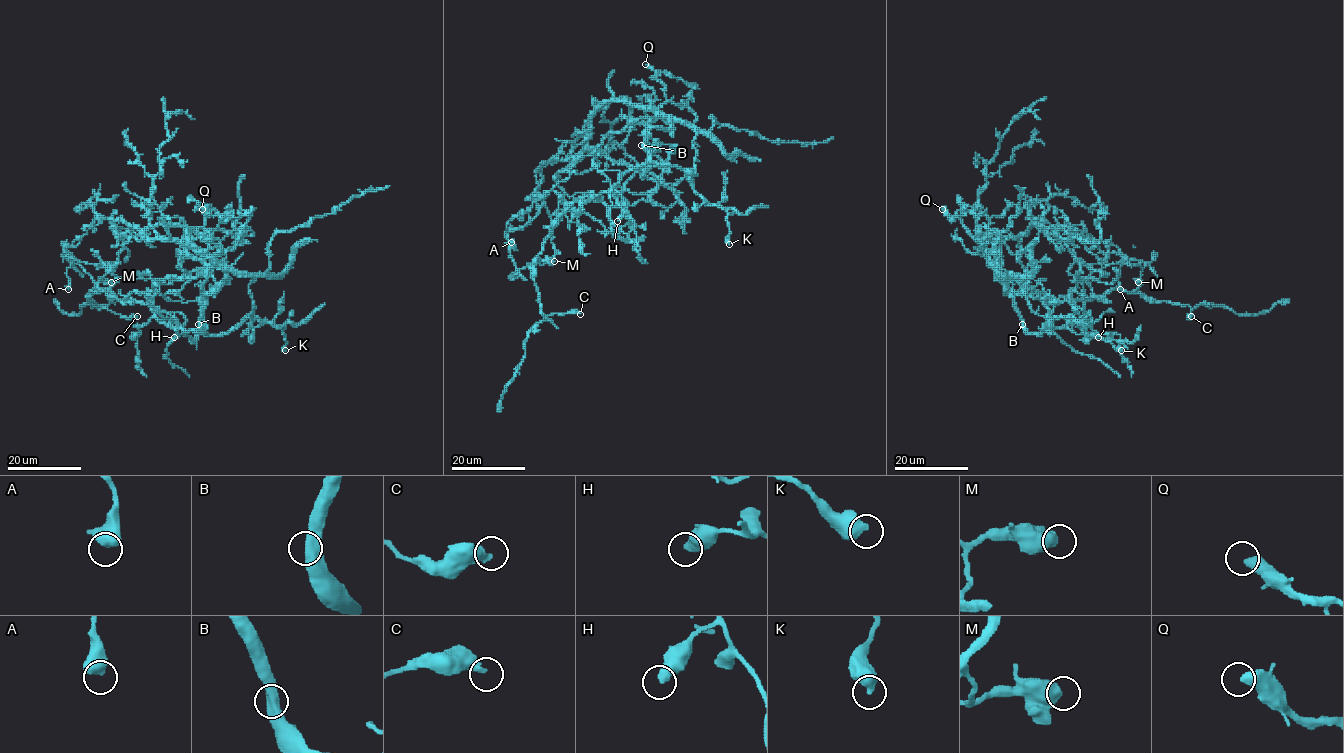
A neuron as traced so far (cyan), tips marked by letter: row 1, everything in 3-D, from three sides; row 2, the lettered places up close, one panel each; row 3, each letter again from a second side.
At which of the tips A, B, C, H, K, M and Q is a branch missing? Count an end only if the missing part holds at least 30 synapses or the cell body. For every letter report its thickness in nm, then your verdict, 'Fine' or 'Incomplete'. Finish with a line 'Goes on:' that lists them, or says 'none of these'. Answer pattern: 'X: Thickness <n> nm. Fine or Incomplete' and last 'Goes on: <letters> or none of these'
A: Thickness 650 nm. Fine
B: Thickness 500 nm. Fine
C: Thickness 440 nm. Fine
H: Thickness 460 nm. Fine
K: Thickness 500 nm. Fine
M: Thickness 600 nm. Fine
Q: Thickness 480 nm. Fine
Goes on: none of these

